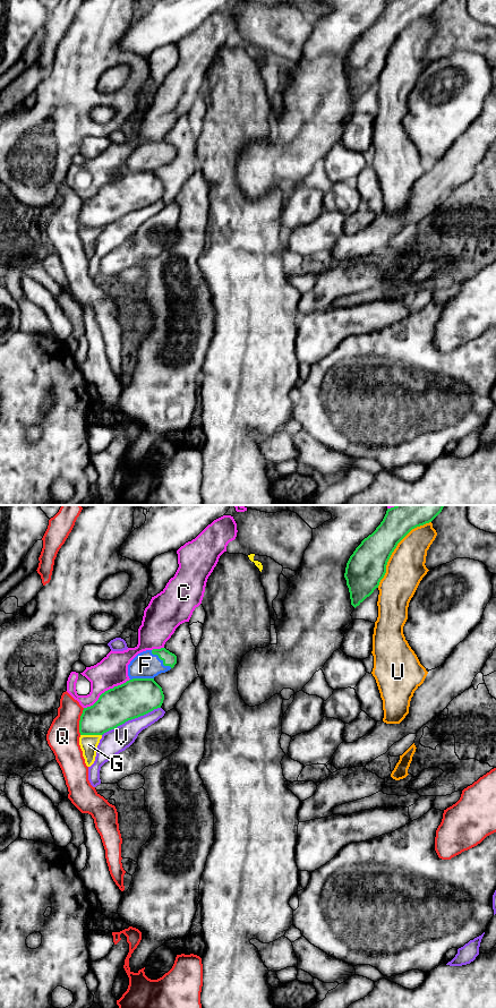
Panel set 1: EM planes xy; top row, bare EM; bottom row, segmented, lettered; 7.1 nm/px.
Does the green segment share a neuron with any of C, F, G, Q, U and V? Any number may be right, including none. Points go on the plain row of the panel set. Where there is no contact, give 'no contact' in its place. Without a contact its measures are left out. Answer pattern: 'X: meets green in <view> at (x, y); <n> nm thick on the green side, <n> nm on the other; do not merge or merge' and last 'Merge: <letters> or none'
C: meets green in xy at (105, 184); 260 nm thick on the green side, 220 nm on the other; do not merge
F: meets green in xy at (161, 152); 100 nm thick on the green side, 190 nm on the other; merge
G: meets green in xy at (91, 227); 260 nm thick on the green side, 130 nm on the other; do not merge
Q: meets green in xy at (79, 214); 260 nm thick on the green side, 220 nm on the other; do not merge
U: meets green in xy at (394, 41); 280 nm thick on the green side, 280 nm on the other; do not merge
V: meets green in xy at (130, 212); 260 nm thick on the green side, 170 nm on the other; do not merge
Merge: F

